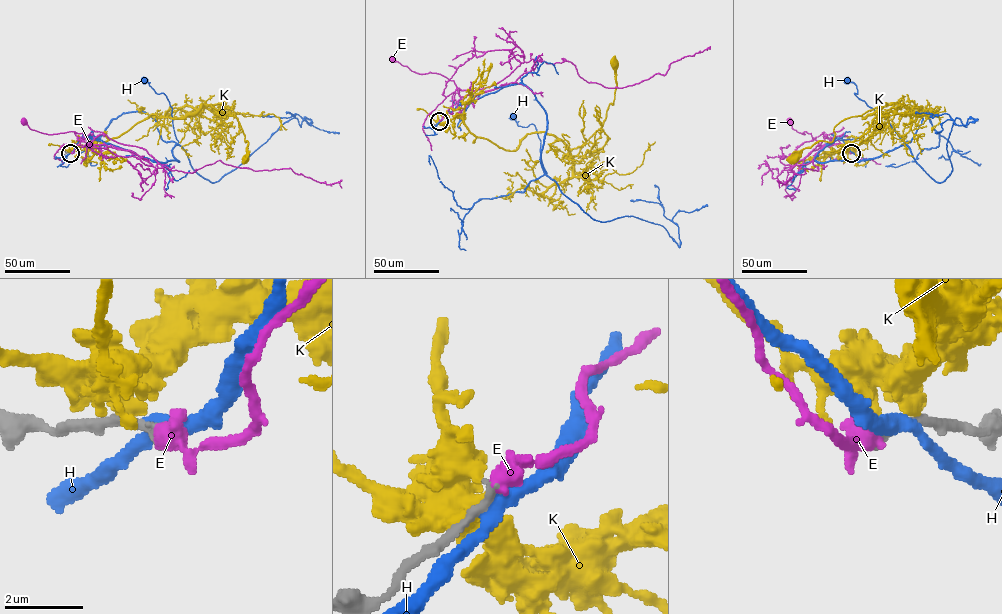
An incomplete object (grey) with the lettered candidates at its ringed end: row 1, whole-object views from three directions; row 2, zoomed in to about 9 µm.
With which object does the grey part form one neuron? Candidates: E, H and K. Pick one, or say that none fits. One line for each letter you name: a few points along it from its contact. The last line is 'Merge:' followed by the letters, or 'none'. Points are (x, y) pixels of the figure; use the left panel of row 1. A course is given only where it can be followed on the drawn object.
E: course (70, 152), (81, 140), (91, 142), (90, 145), (84, 133), (47, 134), (32, 130), (24, 122)
Merge: E

